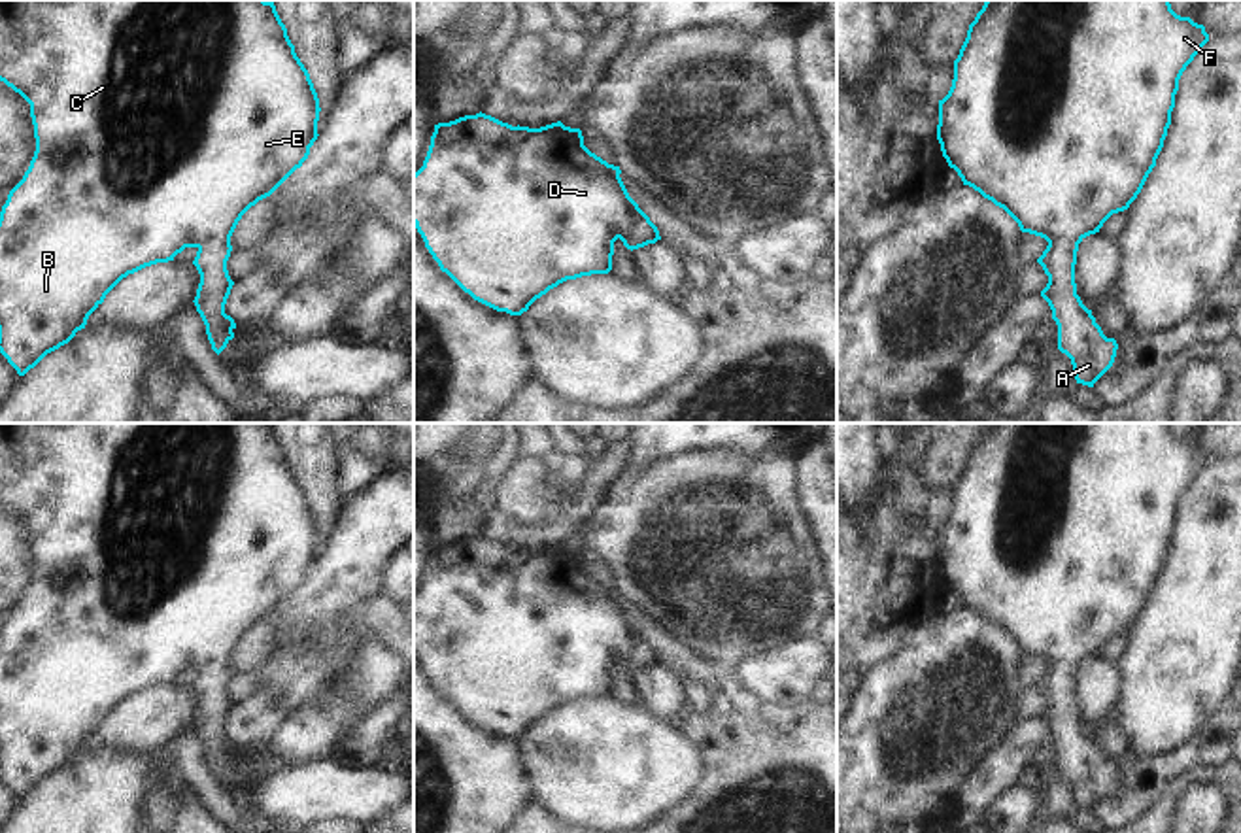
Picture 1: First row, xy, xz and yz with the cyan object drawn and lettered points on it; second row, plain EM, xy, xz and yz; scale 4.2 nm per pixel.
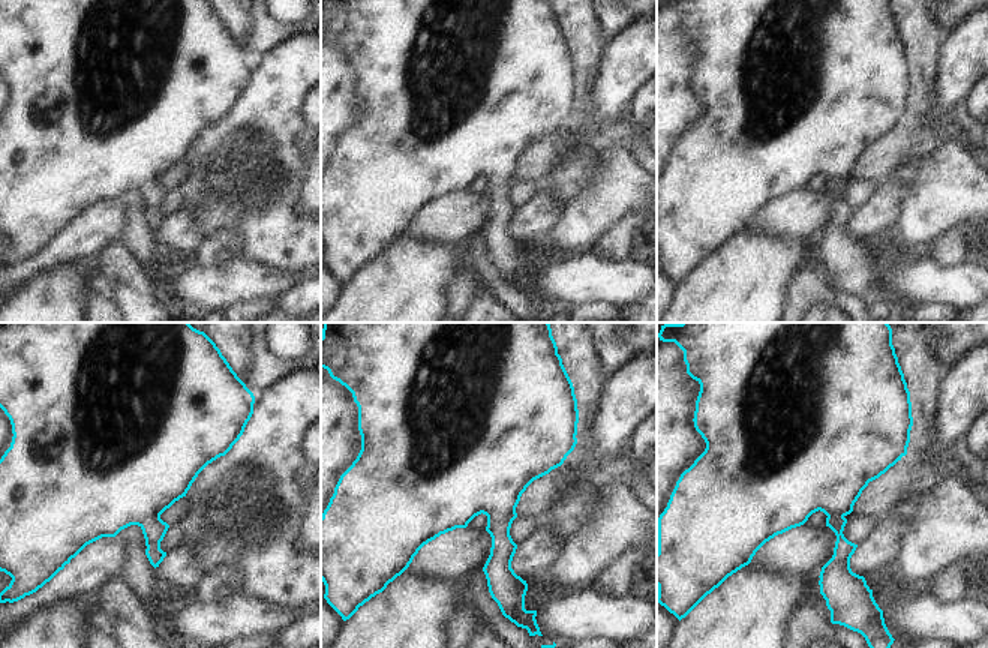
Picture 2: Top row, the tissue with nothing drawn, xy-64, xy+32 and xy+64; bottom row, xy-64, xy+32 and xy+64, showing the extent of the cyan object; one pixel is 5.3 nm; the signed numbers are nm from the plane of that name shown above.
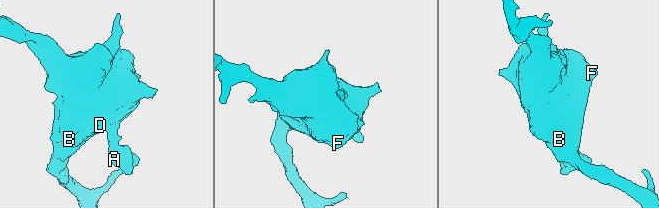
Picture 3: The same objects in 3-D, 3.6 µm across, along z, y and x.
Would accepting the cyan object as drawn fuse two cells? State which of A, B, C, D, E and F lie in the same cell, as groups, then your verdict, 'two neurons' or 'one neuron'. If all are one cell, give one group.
groups A B C D E F; one neuron

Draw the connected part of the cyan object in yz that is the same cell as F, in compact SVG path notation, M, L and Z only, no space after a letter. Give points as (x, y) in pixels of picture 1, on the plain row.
M986 423L954 484L952 510L939 523L943 580L963 608L1003 631L1022 655L1048 665L1037 682L1048 699L1041 720L1052 733L1058 773L1071 782L1077 807L1094 810L1118 773L1077 718L1079 667L1141 616L1164 570L1179 502L1207 465L1205 450L1177 438L1169 423Z

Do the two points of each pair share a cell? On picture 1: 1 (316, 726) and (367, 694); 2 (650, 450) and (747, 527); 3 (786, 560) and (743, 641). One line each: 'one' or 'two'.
1: one
2: two
3: one

